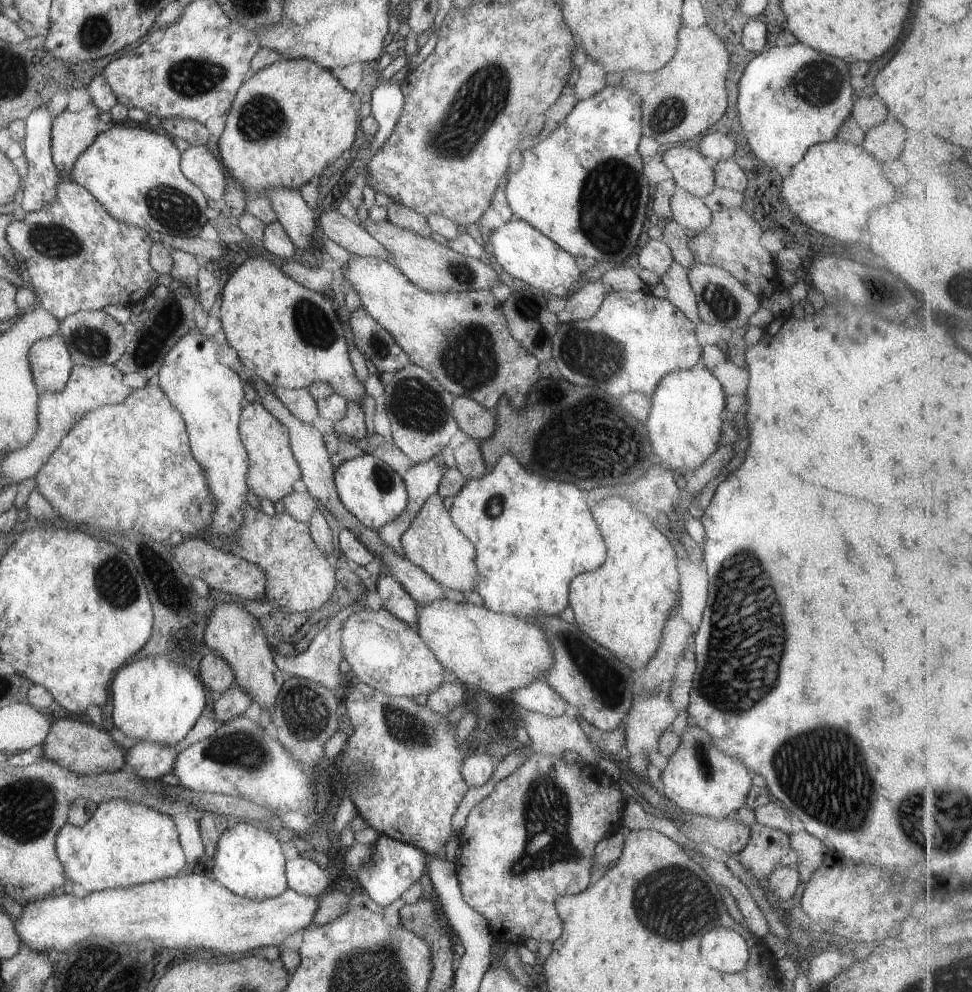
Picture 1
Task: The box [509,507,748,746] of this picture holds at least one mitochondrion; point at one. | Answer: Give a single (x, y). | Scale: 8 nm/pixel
(603, 676)

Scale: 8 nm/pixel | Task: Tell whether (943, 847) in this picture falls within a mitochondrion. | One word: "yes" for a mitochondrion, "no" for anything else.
yes

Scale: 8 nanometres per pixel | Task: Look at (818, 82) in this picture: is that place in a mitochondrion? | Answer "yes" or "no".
yes

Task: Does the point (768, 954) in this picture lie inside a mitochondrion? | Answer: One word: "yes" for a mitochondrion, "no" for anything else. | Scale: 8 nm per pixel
no

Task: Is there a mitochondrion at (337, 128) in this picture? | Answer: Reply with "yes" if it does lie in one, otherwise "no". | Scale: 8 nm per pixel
no

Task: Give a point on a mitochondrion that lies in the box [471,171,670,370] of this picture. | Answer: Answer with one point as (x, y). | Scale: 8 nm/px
(542, 337)

